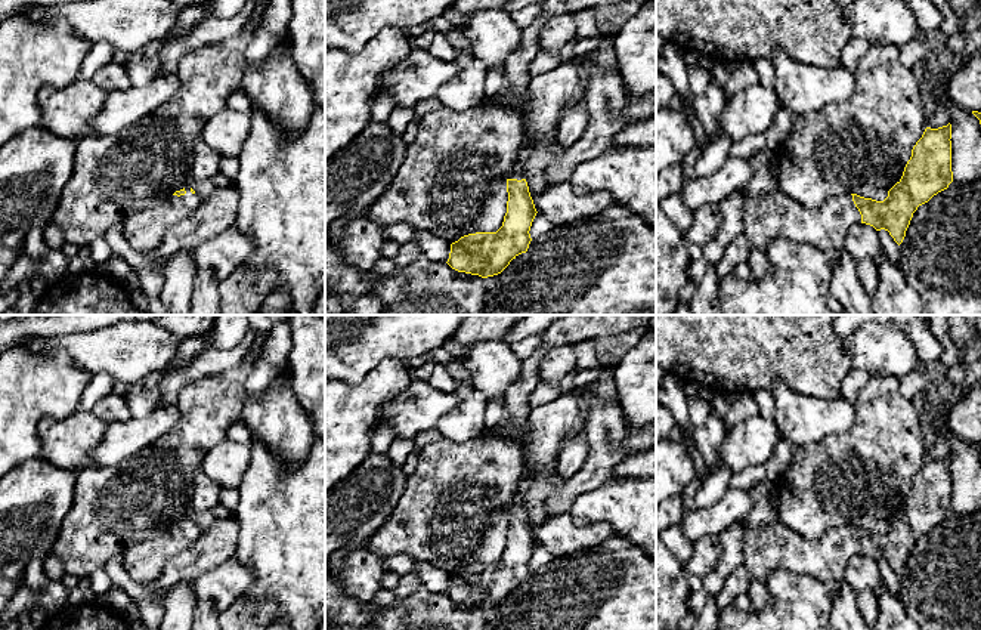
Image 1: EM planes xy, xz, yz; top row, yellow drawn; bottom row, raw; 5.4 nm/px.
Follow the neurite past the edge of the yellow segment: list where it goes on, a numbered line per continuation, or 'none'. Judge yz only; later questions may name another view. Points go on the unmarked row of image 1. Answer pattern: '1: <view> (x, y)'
1: yz (767, 547)

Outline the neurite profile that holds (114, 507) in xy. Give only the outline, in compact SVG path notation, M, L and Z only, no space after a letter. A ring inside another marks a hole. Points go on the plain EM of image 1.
M239 364L186 385L174 404L180 419L168 433L115 466L77 472L72 507L50 550L64 562L66 574L83 578L103 569L111 558L123 556L133 544L151 540L191 516L195 475L205 453L225 441L229 427L241 419L248 374Z

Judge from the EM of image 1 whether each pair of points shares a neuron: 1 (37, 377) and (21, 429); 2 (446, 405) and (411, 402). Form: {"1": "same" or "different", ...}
{"1": "same", "2": "same"}

